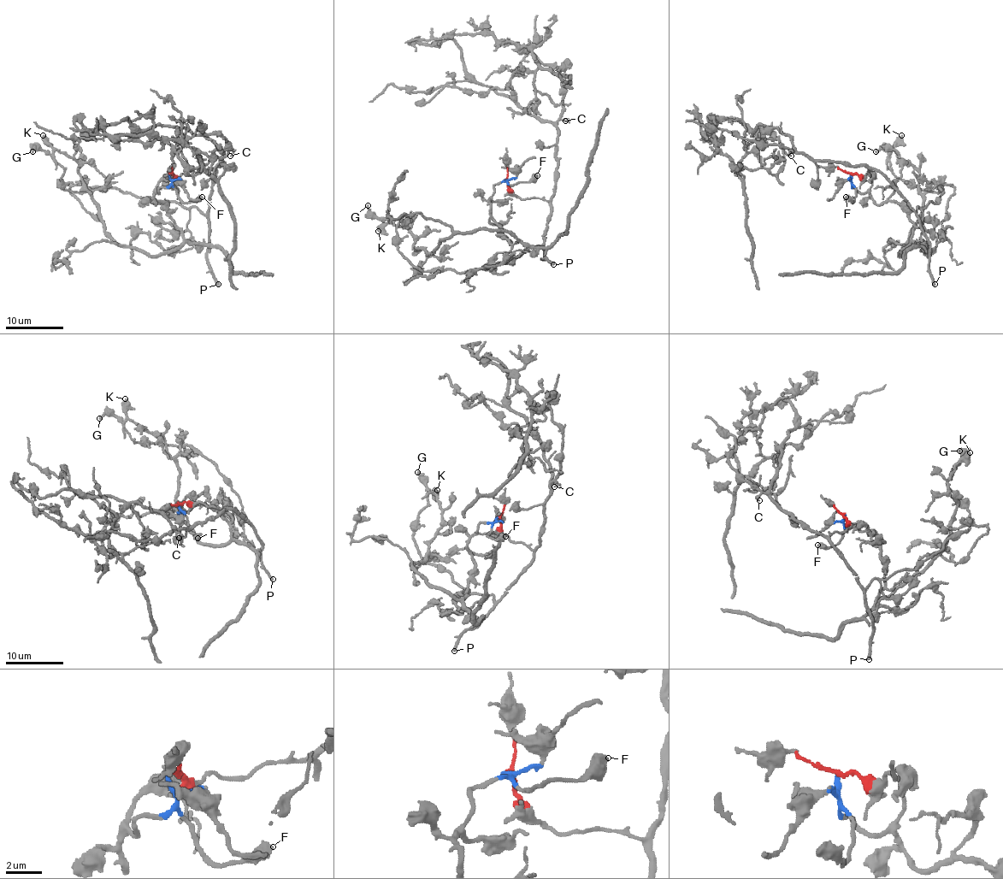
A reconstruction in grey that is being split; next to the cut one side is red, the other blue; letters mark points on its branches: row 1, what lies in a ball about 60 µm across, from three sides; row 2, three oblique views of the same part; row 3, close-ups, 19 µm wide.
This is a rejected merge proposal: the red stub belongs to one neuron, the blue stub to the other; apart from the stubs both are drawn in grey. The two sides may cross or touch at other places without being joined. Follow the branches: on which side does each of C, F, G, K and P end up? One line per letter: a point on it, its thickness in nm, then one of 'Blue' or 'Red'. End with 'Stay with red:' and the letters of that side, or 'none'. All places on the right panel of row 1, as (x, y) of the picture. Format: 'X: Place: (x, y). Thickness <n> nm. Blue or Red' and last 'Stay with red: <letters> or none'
C: Place: (791, 156). Thickness 120 nm. Red
F: Place: (846, 197). Thickness 600 nm. Blue
G: Place: (876, 151). Thickness 280 nm. Red
K: Place: (901, 135). Thickness 200 nm. Blue
P: Place: (935, 284). Thickness 320 nm. Red
Stay with red: C, G, P

